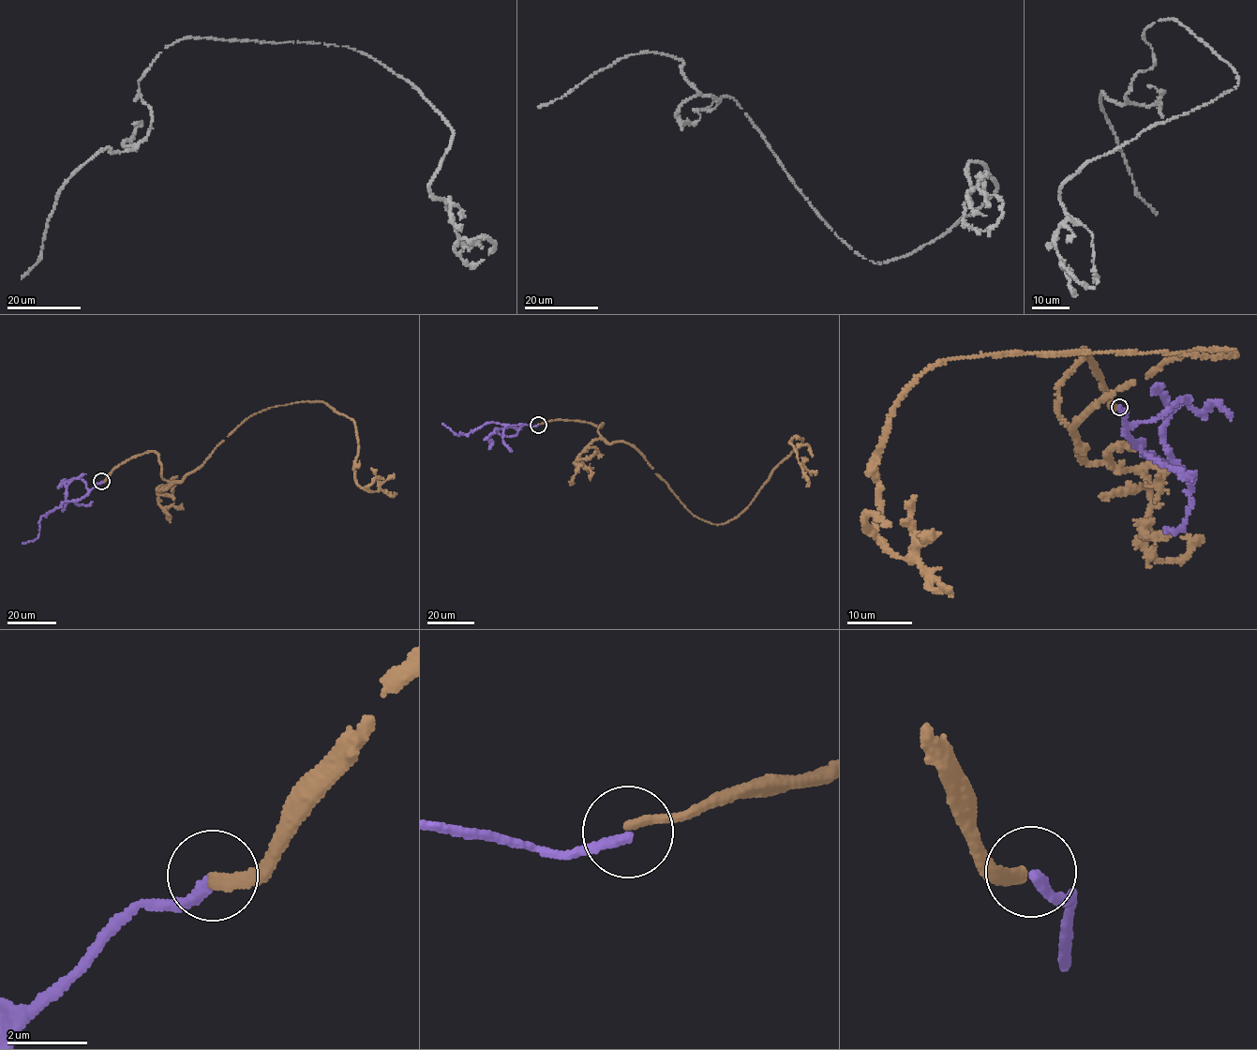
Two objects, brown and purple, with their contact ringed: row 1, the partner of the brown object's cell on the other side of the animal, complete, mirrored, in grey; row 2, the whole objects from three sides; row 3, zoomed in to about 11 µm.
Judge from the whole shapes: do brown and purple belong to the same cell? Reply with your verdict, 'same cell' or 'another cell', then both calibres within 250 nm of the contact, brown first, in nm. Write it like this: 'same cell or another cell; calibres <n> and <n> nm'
another cell; calibres 280 and 240 nm

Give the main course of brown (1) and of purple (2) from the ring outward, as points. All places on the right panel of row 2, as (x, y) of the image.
1: (1118, 407), (1084, 352), (1058, 387), (1082, 450), (1114, 391), (1235, 353), (919, 378), (875, 528), (950, 590)
2: (1118, 407), (1126, 412), (1131, 441), (1143, 440), (1144, 452), (1193, 479), (1184, 526), (1174, 532), (1165, 528)

